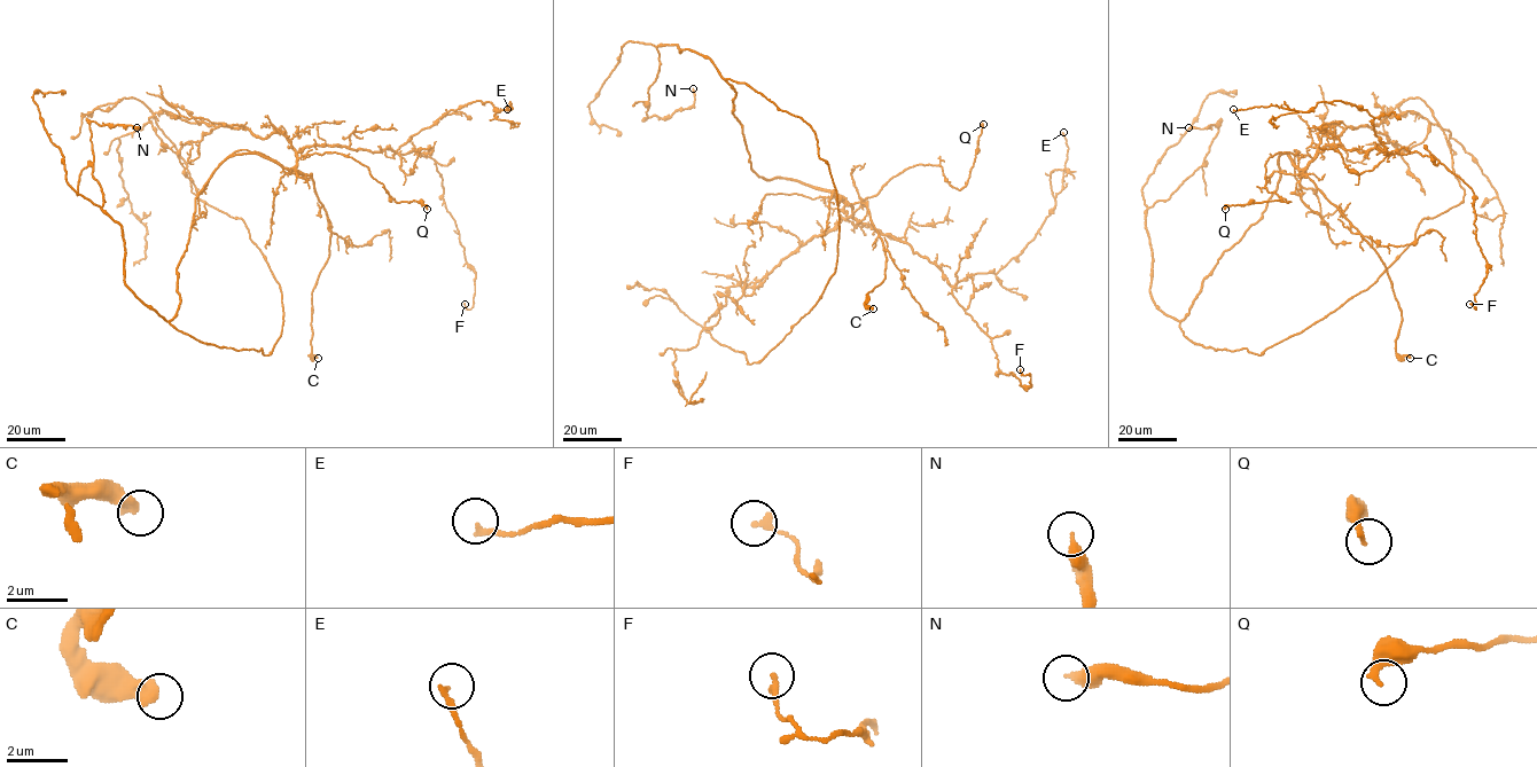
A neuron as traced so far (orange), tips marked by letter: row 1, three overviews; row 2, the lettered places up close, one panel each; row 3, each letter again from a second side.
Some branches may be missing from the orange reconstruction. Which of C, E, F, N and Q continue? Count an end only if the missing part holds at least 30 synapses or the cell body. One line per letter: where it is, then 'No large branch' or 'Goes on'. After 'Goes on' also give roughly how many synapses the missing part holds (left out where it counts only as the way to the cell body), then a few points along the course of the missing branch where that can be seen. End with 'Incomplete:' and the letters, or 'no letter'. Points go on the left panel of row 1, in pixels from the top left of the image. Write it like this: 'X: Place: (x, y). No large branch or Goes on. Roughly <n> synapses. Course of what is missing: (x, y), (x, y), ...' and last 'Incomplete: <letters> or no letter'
C: Place: (318, 358). Goes on
E: Place: (507, 109). No large branch
F: Place: (465, 304). No large branch
N: Place: (137, 127). No large branch
Q: Place: (427, 209). No large branch
Incomplete: C

